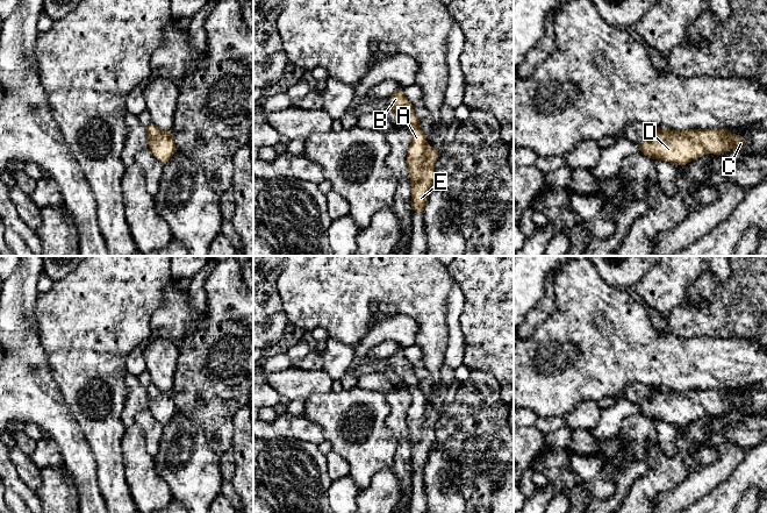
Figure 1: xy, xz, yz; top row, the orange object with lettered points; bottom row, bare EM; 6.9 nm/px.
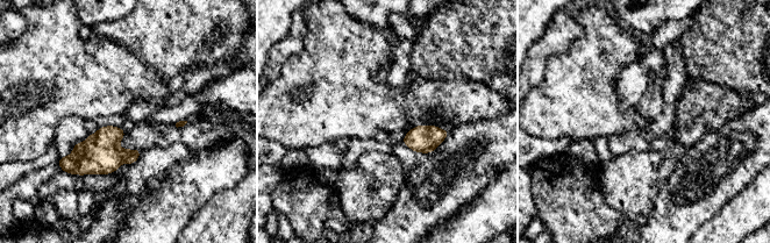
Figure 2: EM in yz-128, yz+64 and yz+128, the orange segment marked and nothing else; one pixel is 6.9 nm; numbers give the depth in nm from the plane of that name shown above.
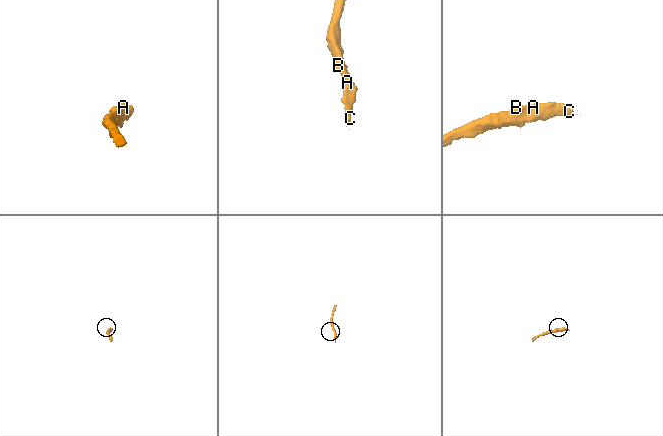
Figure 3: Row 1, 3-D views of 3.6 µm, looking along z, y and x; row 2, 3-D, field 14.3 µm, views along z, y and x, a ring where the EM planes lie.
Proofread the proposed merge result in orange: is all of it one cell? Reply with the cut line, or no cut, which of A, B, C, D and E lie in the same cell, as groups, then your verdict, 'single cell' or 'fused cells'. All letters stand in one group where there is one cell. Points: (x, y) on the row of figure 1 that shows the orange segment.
no cut; A B C D E; single cell

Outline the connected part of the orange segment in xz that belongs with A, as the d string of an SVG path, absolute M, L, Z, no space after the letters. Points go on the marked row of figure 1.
M401 88L389 98L393 111L403 120L411 135L411 144L407 152L408 172L411 180L413 212L424 213L429 192L436 180L435 163L439 154L432 145L426 144L426 135L418 127L420 119L414 113L414 106Z

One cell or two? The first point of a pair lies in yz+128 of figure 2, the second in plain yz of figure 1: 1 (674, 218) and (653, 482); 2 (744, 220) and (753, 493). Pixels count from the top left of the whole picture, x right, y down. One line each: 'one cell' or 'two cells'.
1: one cell
2: two cells

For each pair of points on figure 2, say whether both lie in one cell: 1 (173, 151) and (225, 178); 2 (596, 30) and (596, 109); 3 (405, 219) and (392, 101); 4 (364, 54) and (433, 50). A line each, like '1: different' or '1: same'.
1: different
2: same
3: different
4: different

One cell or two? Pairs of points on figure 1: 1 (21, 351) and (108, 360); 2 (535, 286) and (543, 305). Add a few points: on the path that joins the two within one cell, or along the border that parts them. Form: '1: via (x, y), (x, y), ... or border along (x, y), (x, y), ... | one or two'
1: border along (37, 327), (38, 343), (54, 379) | two
2: border along (551, 272), (545, 277), (542, 298), (525, 315) | two

